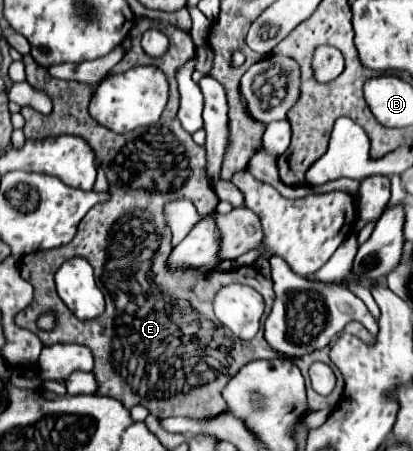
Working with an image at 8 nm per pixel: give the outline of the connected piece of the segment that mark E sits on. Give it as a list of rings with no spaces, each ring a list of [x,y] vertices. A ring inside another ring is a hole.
[[[160,22],[160,32],[164,32],[170,38],[170,46],[166,50],[164,56],[166,58],[166,68],[162,66],[162,70],[166,70],[166,76],[170,78],[170,100],[164,112],[162,122],[156,126],[156,134],[162,134],[158,140],[150,138],[150,142],[146,140],[146,150],[142,150],[142,160],[148,164],[148,170],[152,170],[152,174],[146,174],[144,162],[140,160],[140,156],[134,156],[134,138],[140,136],[138,130],[130,132],[130,134],[112,134],[112,130],[106,130],[102,124],[98,124],[90,114],[88,114],[88,104],[98,88],[98,84],[82,84],[82,82],[66,82],[66,80],[58,80],[52,78],[48,74],[48,70],[40,64],[36,64],[32,60],[32,56],[24,56],[24,64],[26,64],[26,76],[28,76],[28,84],[44,94],[50,96],[54,110],[52,114],[40,114],[34,108],[26,106],[20,110],[20,114],[26,120],[24,126],[24,134],[26,138],[48,138],[48,136],[60,136],[60,134],[76,134],[82,136],[92,150],[96,152],[96,158],[102,162],[102,168],[106,170],[106,176],[110,180],[110,194],[112,198],[106,204],[98,204],[94,208],[88,210],[88,214],[82,218],[82,222],[78,224],[78,232],[74,236],[74,240],[66,246],[60,248],[50,248],[50,250],[38,250],[34,254],[26,254],[26,258],[20,260],[20,270],[22,270],[22,278],[28,280],[34,286],[34,300],[28,308],[24,308],[18,314],[18,324],[22,328],[32,330],[34,334],[38,334],[38,338],[44,344],[82,344],[86,348],[92,350],[94,356],[94,378],[98,382],[98,390],[96,396],[110,396],[118,402],[122,402],[126,408],[132,406],[144,406],[152,416],[156,418],[168,418],[168,416],[186,416],[186,418],[194,418],[194,420],[210,420],[214,416],[220,416],[224,412],[228,412],[226,400],[222,398],[222,388],[228,384],[228,380],[248,362],[258,360],[258,358],[276,358],[276,350],[270,348],[270,344],[264,340],[264,332],[258,332],[256,338],[252,340],[242,340],[242,342],[234,342],[234,346],[224,346],[226,342],[222,342],[222,338],[218,338],[218,334],[174,334],[174,330],[186,330],[186,326],[198,326],[198,318],[202,318],[202,322],[214,322],[214,310],[212,310],[212,302],[214,302],[214,294],[224,286],[224,284],[250,284],[254,290],[258,290],[264,296],[266,302],[266,312],[268,306],[274,304],[274,290],[272,290],[272,282],[262,278],[262,272],[256,266],[240,266],[234,268],[230,272],[190,272],[188,270],[174,270],[172,274],[166,274],[168,270],[168,256],[172,252],[172,234],[164,224],[164,216],[162,216],[162,206],[168,200],[174,198],[190,198],[196,204],[196,210],[200,216],[212,212],[216,208],[216,198],[212,194],[212,188],[208,184],[206,178],[206,152],[202,146],[198,146],[192,136],[182,128],[180,120],[178,120],[178,104],[180,104],[180,92],[174,86],[176,82],[176,74],[178,68],[182,68],[188,60],[194,58],[194,42],[190,38],[190,34]],[[74,256],[82,256],[86,258],[92,266],[94,266],[94,274],[96,280],[100,282],[100,288],[104,292],[106,298],[106,312],[102,314],[102,318],[94,318],[94,320],[78,320],[74,318],[64,302],[60,302],[58,294],[56,294],[56,286],[54,286],[54,274],[56,274],[56,266],[62,266],[66,260],[74,258]],[[150,270],[164,270],[164,276],[168,278],[166,282],[158,282],[158,286],[150,284],[152,282],[152,272]],[[46,312],[52,312],[56,316],[56,326],[46,332],[42,328],[38,328],[38,318]]]

